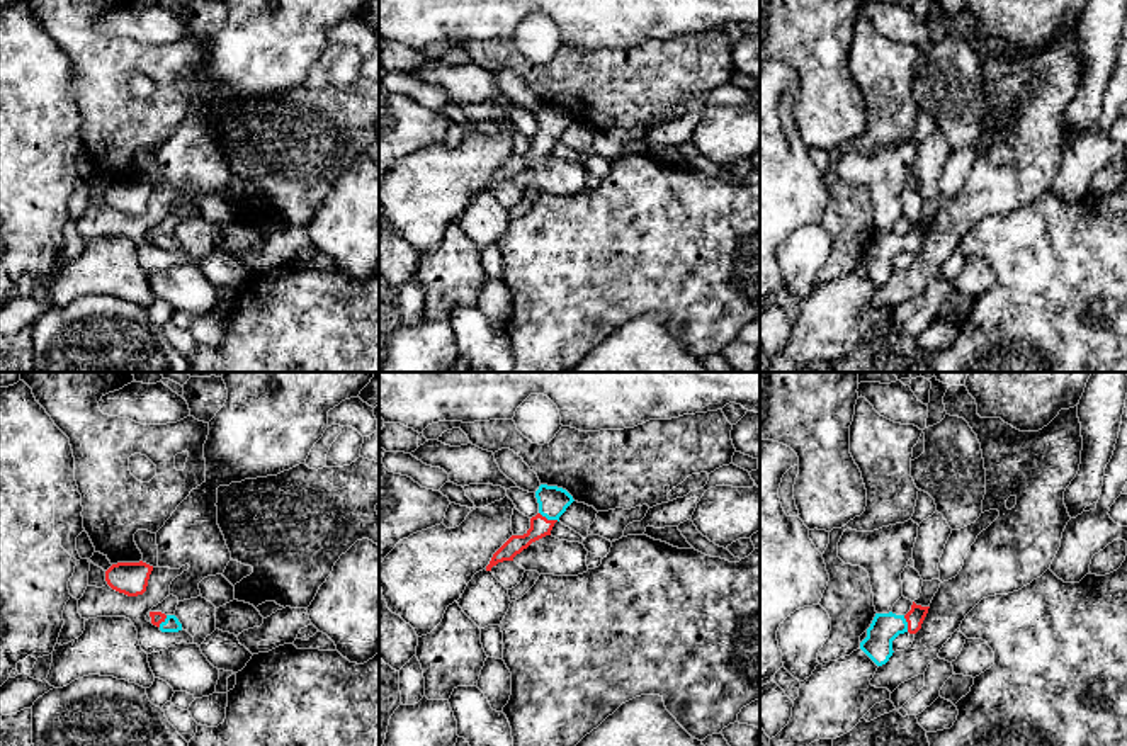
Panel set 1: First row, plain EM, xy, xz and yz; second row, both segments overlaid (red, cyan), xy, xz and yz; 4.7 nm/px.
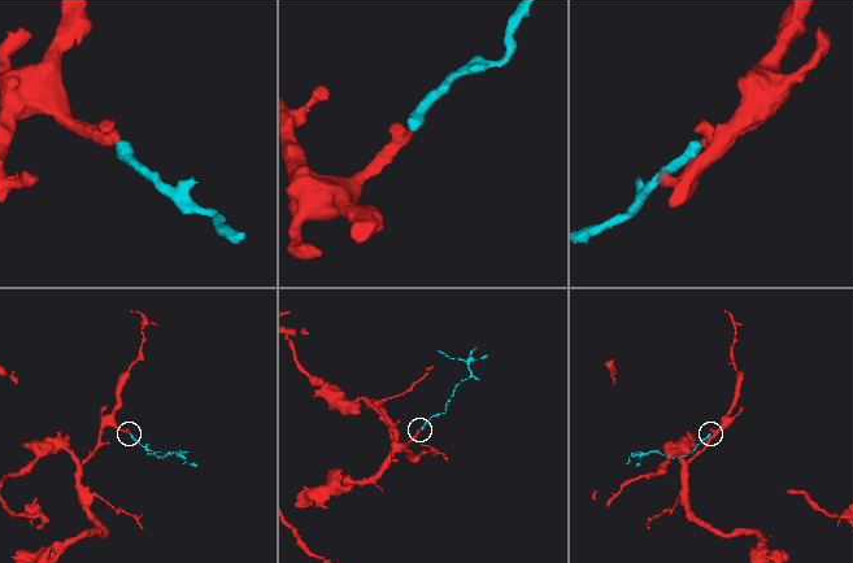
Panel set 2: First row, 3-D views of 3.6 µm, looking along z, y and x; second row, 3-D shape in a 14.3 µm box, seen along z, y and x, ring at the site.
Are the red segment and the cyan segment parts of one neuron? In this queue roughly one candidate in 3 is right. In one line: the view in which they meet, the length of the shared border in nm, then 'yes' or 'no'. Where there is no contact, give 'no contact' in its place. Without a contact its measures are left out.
contact in xz; length 100 nm; yes

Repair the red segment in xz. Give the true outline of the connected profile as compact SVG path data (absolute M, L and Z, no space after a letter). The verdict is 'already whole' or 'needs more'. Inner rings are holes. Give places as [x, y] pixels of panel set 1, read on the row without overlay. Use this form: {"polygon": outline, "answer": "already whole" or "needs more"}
{"polygon": "M541 104L535 110L539 133L530 138L530 148L524 155L512 155L491 177L486 190L503 180L513 180L517 173L532 161L551 155L551 150L566 127L575 121L573 116L558 105Z", "answer": "needs more"}

